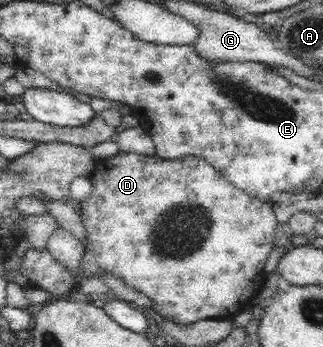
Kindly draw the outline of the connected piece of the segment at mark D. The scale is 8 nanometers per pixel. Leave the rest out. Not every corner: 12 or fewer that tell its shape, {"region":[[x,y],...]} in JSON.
{"region":[[204,158],[95,161],[86,250],[53,297],[112,274],[165,321],[232,320],[278,220]]}

